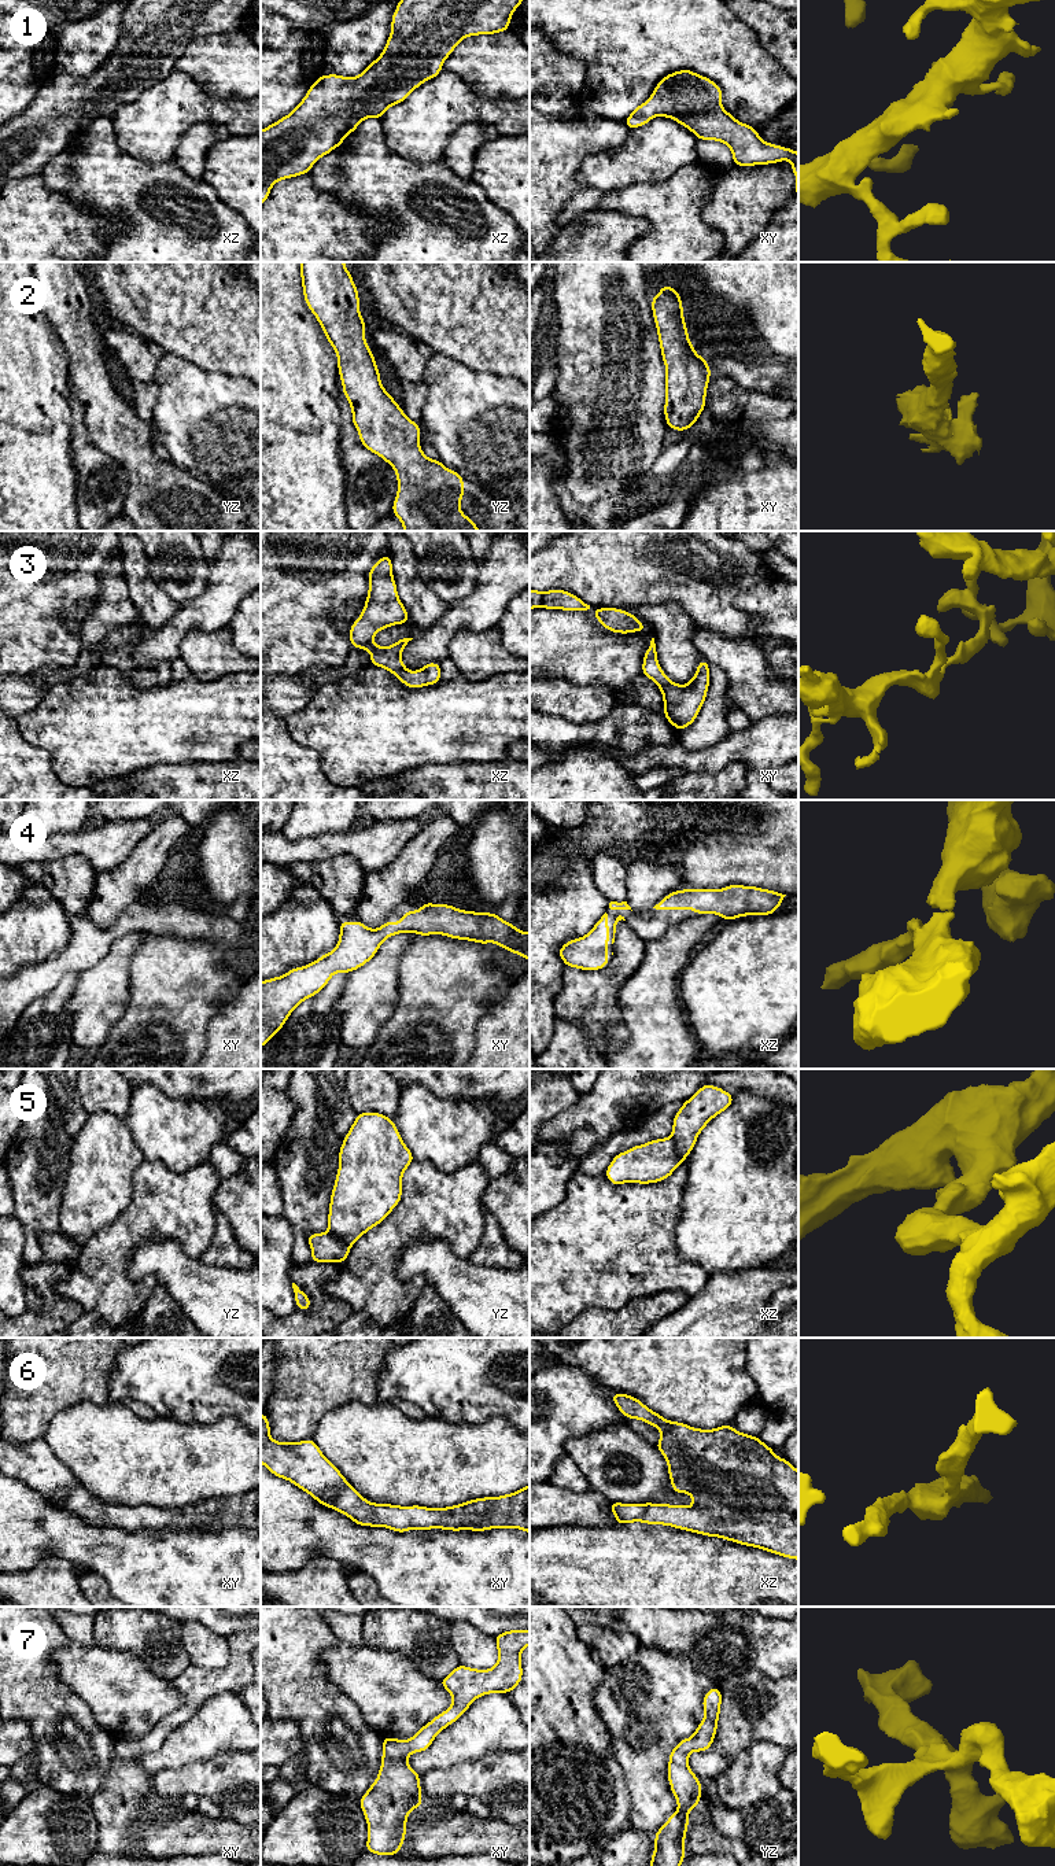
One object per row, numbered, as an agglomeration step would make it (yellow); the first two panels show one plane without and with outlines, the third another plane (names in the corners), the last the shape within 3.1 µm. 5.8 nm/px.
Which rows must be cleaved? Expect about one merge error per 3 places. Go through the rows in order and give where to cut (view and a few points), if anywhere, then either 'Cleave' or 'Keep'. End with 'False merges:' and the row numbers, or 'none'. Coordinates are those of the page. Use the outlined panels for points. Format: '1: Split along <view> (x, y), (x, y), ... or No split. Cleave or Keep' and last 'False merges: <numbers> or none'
1: No split. Keep
2: No split. Keep
3: No split. Keep
4: No split. Keep
5: Split along xz (670, 1138), (683, 1160). Cleave
6: No split. Keep
7: No split. Keep
False merges: 5

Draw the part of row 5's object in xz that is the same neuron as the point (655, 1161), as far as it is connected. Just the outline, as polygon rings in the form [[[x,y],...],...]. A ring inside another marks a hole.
[[[671,1137],[654,1139],[619,1153],[605,1176],[615,1184],[650,1184],[668,1179],[685,1162]]]

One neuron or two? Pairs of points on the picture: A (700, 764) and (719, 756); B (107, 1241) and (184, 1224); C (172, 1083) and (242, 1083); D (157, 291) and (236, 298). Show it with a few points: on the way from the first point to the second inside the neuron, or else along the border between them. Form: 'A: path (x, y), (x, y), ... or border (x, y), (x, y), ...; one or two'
A: path (704, 762), (715, 759); one
B: path (126, 1232), (135, 1224), (165, 1224); one
C: path (190, 1083), (202, 1087), (207, 1083), (224, 1083); one
D: path (176, 295), (185, 298), (217, 298); one

